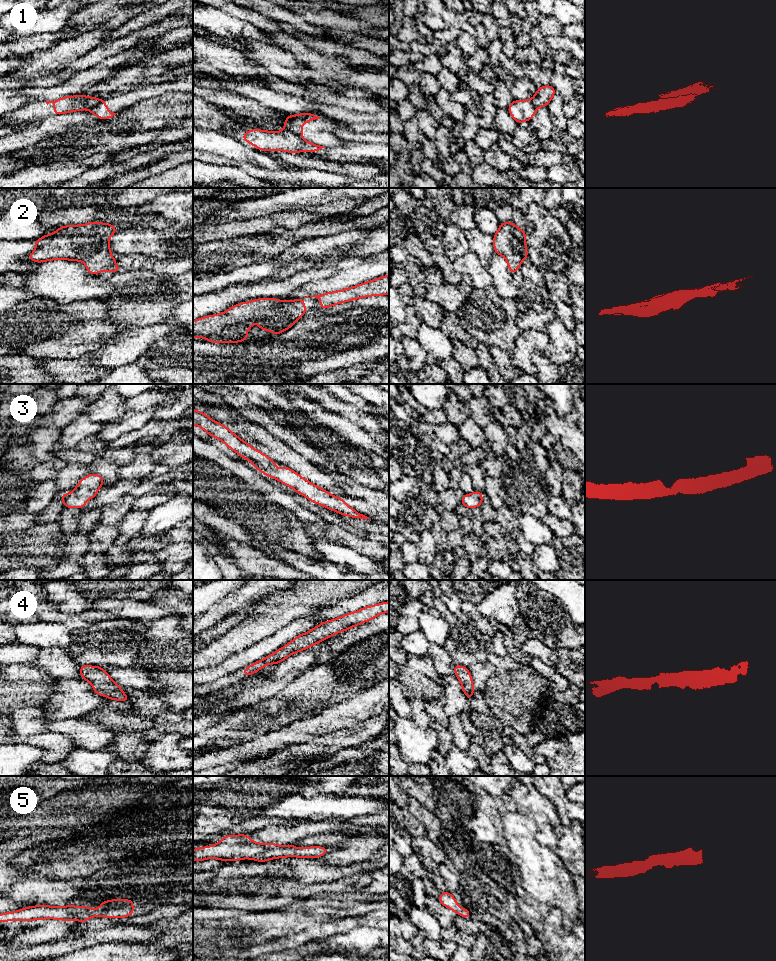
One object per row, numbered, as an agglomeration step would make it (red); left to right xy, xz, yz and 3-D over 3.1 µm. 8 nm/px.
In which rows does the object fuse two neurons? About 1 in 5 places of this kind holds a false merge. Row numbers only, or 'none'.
1

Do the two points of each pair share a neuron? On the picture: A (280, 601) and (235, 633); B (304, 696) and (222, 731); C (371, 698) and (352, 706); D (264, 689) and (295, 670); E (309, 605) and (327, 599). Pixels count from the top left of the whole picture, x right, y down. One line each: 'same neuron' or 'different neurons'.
A: same neuron
B: same neuron
C: same neuron
D: same neuron
E: same neuron

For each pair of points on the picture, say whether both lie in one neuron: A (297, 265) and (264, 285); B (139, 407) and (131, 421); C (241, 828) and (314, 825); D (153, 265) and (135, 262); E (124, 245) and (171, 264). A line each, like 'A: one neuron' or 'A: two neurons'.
A: two neurons
B: two neurons
C: one neuron
D: one neuron
E: two neurons

